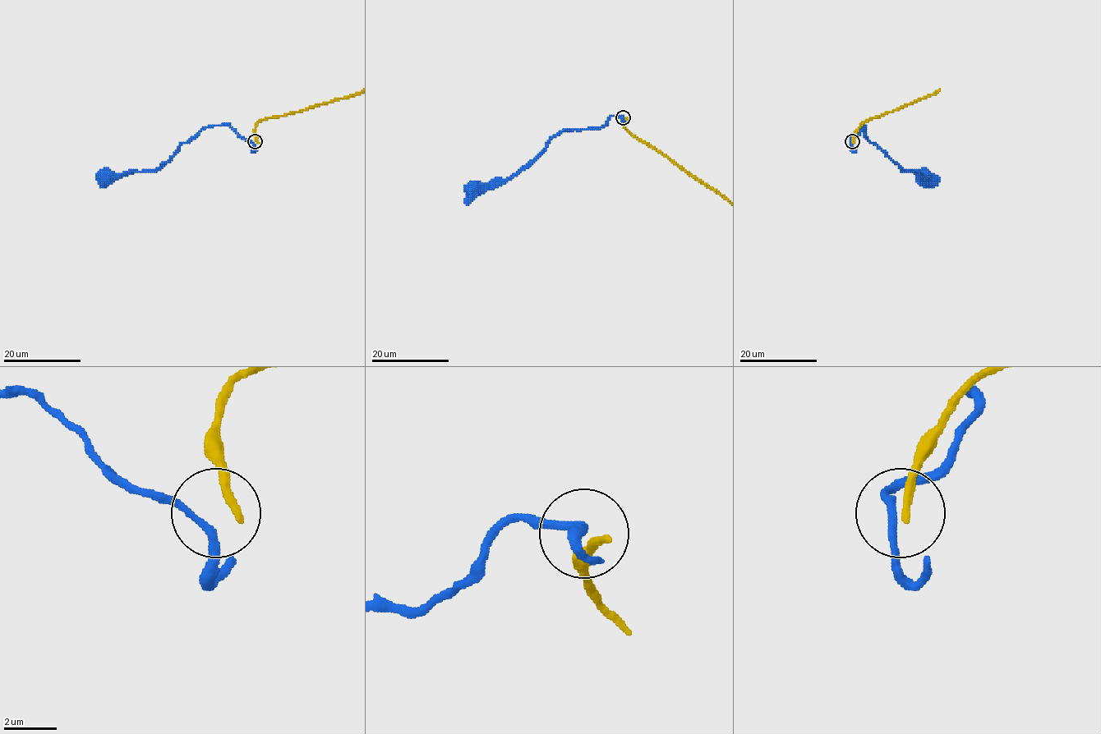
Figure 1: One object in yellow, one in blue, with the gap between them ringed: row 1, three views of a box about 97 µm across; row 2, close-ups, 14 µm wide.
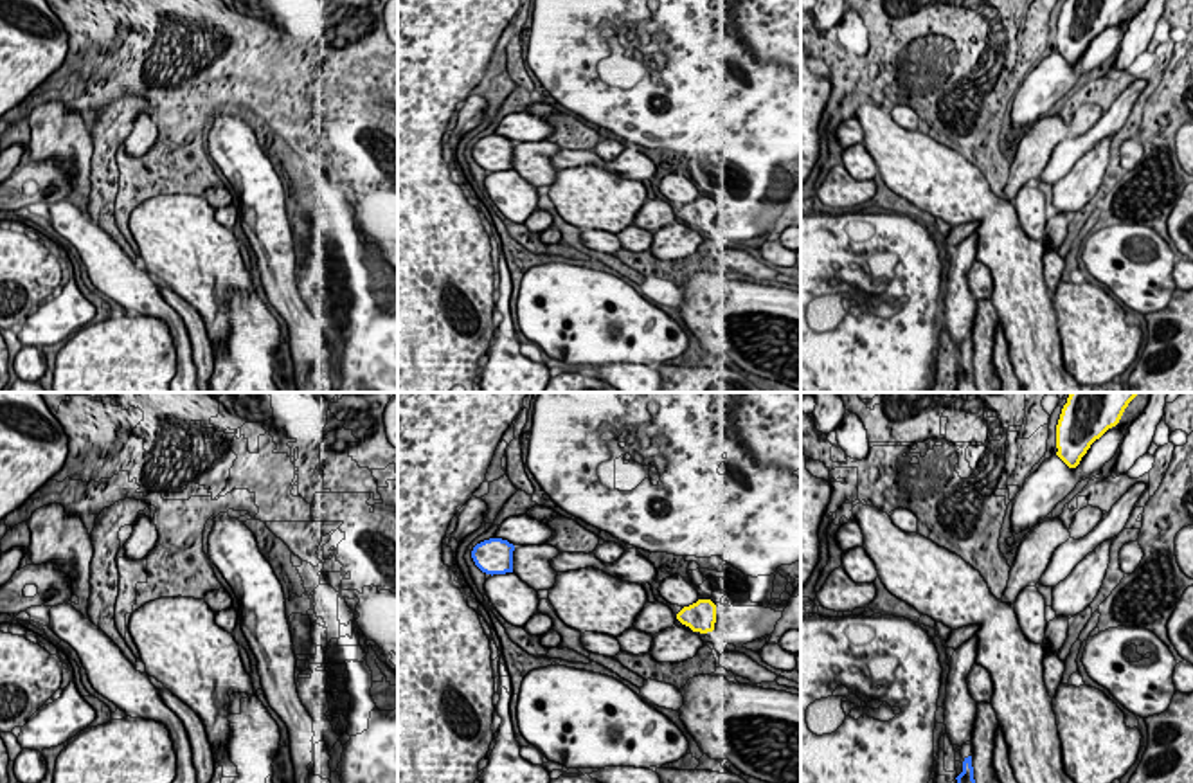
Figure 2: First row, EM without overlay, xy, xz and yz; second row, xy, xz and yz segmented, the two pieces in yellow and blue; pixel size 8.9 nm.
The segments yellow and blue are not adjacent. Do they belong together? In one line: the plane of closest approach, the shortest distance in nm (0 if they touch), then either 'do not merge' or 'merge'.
xz | 1500 nm | do not merge

